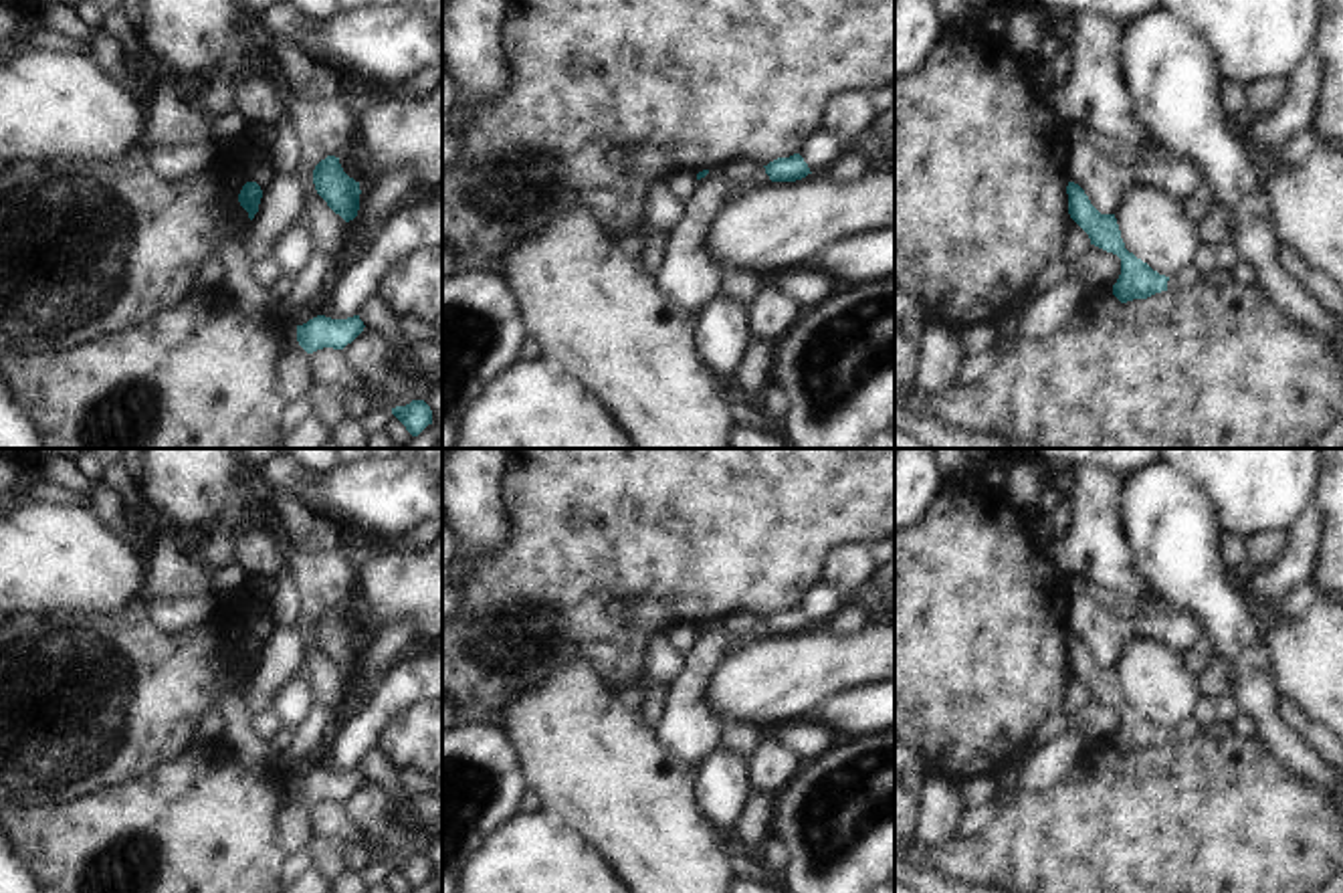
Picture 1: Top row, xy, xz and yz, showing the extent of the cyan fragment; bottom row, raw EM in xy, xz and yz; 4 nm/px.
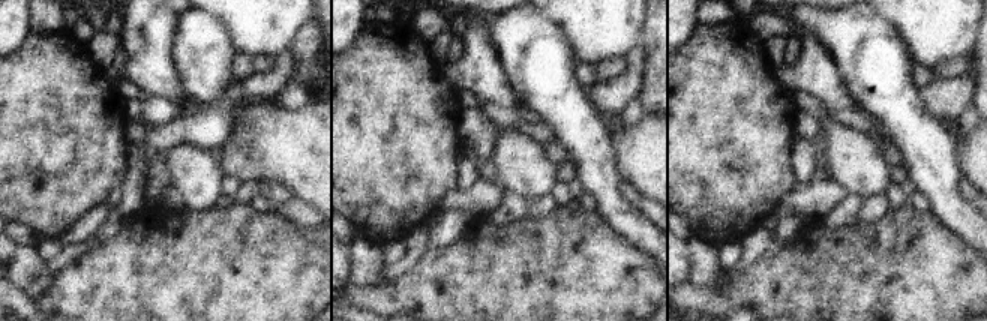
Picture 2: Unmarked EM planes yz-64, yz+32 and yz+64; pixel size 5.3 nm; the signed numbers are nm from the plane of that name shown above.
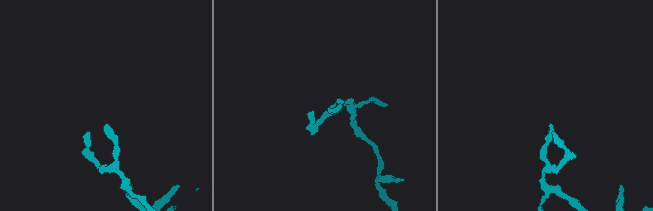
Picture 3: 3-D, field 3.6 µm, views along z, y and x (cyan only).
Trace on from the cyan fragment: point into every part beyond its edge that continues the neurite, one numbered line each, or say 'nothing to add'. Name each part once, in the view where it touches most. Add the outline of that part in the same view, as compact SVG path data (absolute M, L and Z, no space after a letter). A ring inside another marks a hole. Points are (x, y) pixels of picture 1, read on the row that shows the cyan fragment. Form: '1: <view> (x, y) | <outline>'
nothing to add

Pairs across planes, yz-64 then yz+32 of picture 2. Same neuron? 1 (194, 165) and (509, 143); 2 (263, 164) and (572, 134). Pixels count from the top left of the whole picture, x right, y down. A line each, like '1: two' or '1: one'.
1: one
2: two

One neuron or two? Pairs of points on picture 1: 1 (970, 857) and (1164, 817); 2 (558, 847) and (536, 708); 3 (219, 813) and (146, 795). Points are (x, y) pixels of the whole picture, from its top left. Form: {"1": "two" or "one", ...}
{"1": "one", "2": "two", "3": "one"}

